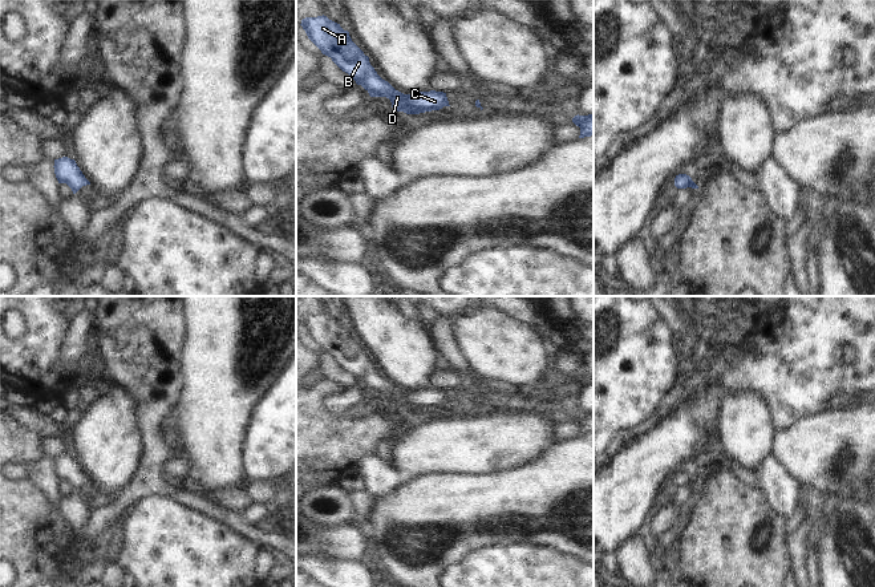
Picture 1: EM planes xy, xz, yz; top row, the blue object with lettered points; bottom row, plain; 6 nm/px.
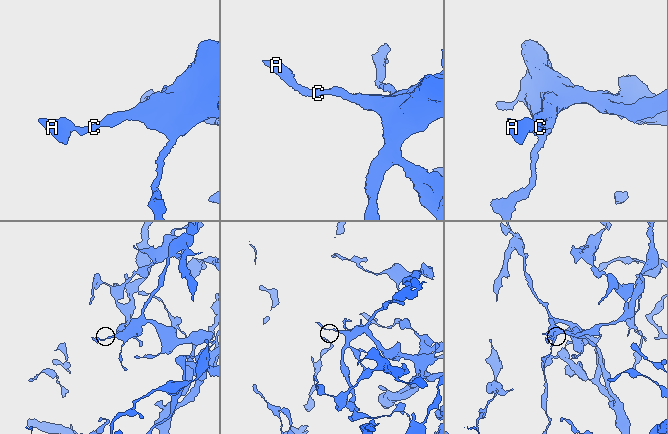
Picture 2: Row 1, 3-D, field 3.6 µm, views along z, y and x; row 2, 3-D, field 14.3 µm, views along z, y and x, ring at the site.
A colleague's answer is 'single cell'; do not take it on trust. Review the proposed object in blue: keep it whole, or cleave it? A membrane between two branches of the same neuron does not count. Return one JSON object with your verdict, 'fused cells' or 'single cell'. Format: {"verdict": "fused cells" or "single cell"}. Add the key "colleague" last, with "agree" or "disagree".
{"verdict": "single cell", "colleague": "agree"}

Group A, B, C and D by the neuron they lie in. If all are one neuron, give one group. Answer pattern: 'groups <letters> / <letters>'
groups A B C D

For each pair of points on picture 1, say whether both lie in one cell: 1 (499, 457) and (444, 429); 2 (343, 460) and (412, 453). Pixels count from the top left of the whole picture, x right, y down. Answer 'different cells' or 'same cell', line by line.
1: same cell
2: different cells

